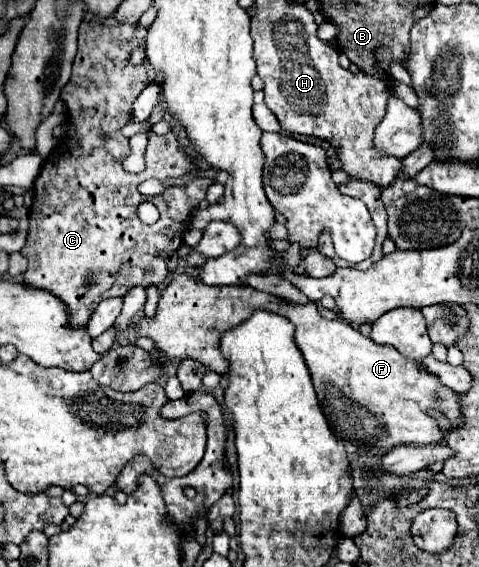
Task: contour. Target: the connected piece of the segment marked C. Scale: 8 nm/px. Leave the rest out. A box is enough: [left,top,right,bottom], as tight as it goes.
[22,21,214,327]

